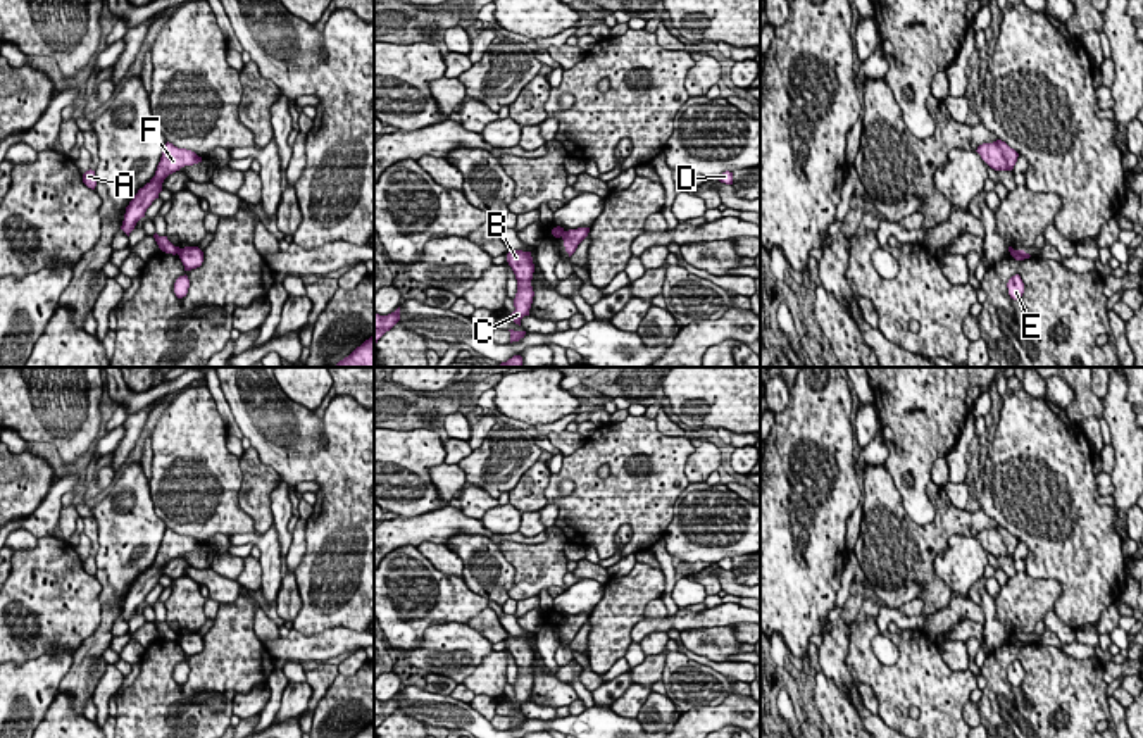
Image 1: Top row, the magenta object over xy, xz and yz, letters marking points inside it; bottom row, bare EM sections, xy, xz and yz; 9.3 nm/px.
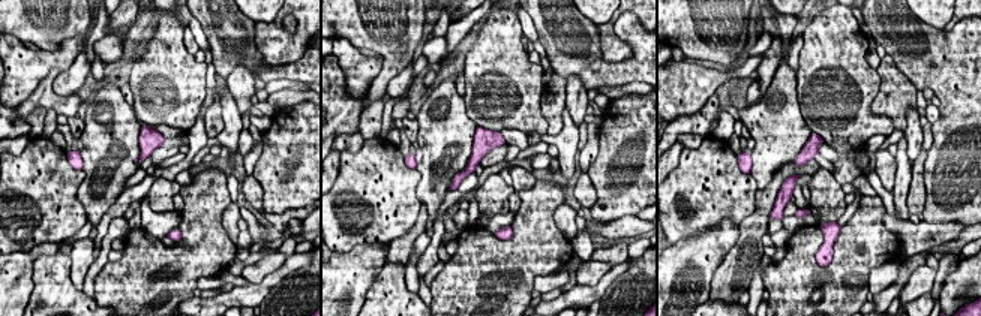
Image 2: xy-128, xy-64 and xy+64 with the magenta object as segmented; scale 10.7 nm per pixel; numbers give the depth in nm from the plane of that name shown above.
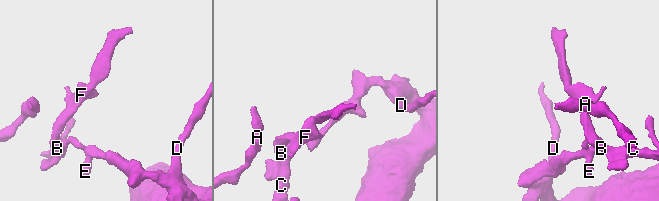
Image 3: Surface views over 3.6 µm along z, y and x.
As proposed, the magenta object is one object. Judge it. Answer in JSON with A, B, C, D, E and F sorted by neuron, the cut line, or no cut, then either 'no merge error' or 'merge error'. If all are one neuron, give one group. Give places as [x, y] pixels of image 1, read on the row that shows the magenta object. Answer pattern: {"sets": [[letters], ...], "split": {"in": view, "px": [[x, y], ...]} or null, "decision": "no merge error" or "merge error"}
{"sets": [["A", "D", "E"], ["B", "C", "F"]], "split": {"in": "xy", "px": [[180, 249], [176, 252]]}, "decision": "merge error"}

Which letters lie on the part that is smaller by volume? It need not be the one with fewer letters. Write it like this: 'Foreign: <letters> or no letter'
Foreign: B, C, F

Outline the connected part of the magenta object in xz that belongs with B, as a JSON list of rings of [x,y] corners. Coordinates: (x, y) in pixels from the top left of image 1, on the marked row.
[[[509,250],[507,262],[512,267],[517,279],[517,293],[514,298],[515,310],[510,316],[514,322],[521,326],[521,319],[524,316],[529,316],[529,309],[534,297],[531,286],[534,264],[533,264],[531,252],[522,252],[522,250]]]

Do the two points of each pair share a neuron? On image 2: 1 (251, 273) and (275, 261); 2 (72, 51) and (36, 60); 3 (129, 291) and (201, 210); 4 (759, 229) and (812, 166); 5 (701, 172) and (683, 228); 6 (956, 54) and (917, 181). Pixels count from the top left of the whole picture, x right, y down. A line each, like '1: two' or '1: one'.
1: one
2: one
3: one
4: one
5: one
6: two

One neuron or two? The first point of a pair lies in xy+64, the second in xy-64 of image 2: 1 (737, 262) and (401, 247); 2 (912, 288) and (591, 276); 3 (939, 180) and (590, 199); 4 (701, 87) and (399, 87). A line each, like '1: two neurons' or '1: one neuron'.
1: one neuron
2: one neuron
3: two neurons
4: two neurons

